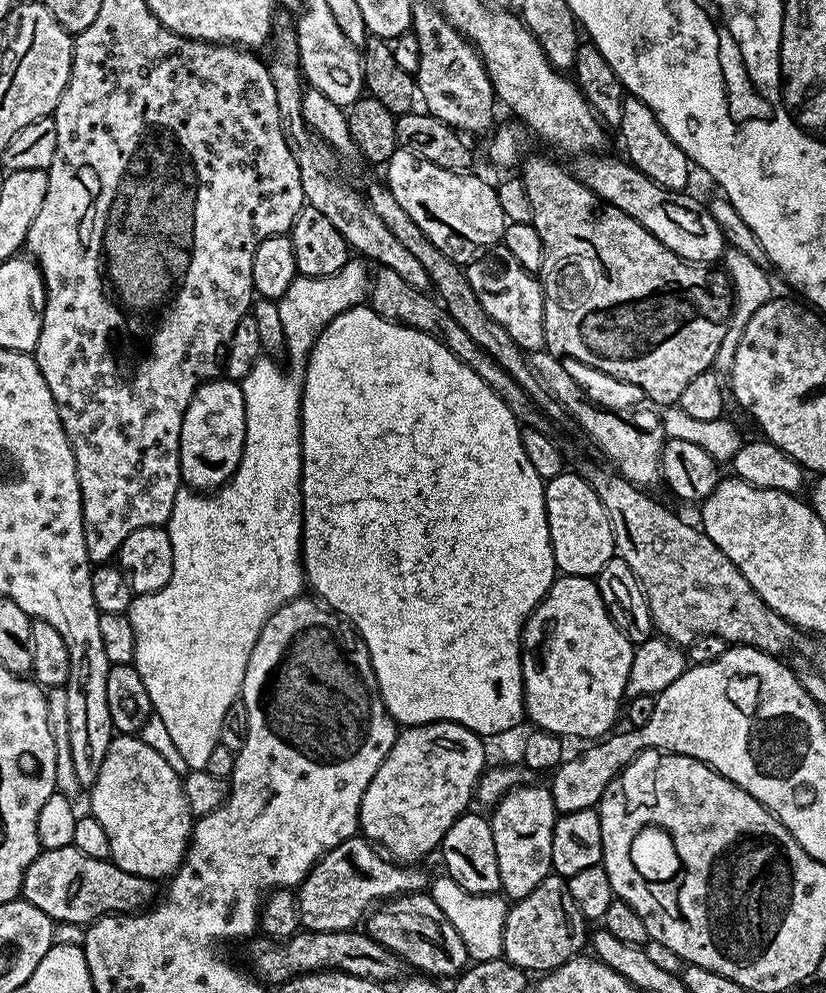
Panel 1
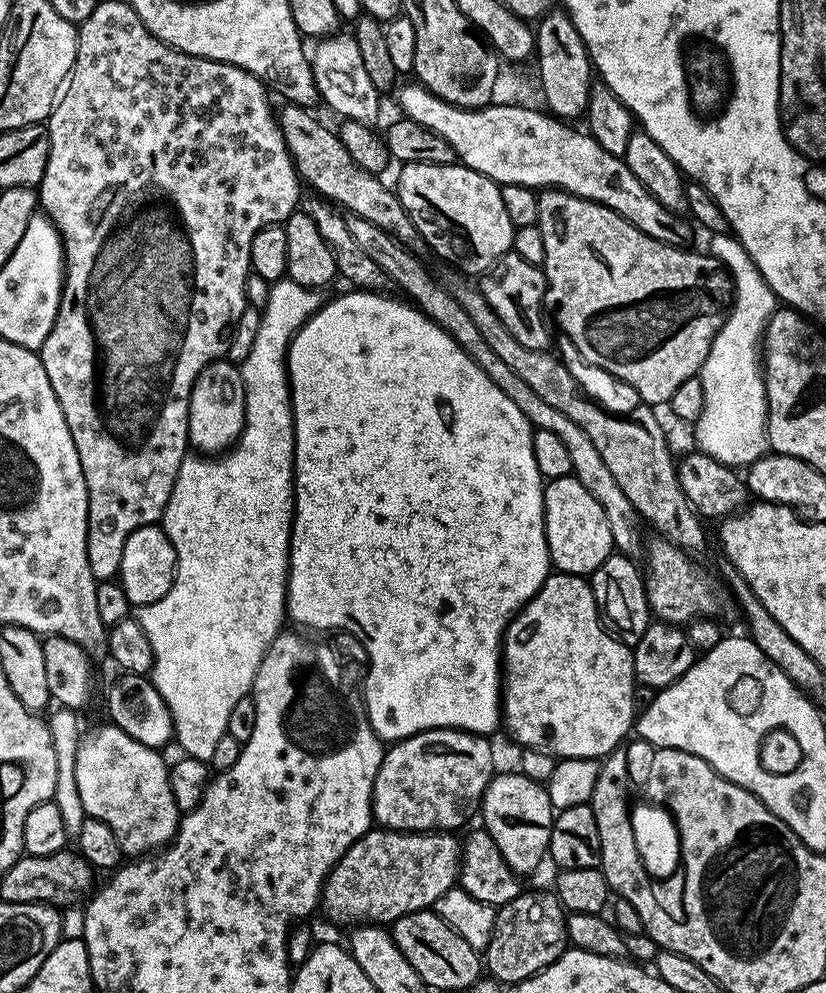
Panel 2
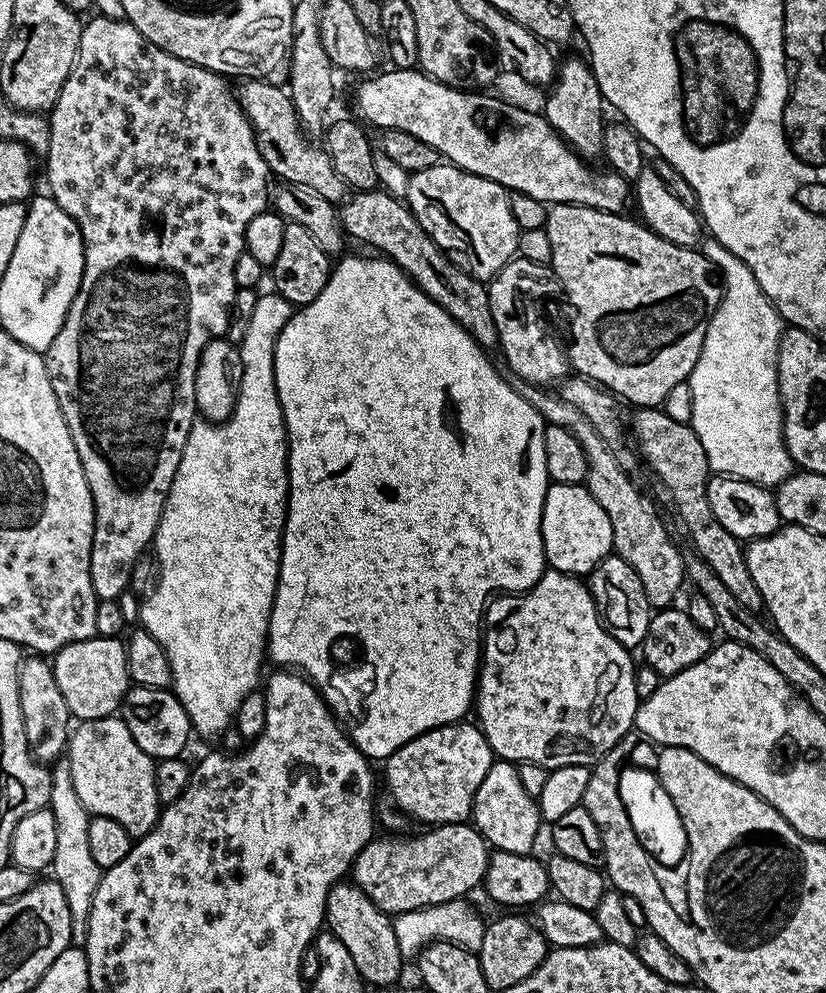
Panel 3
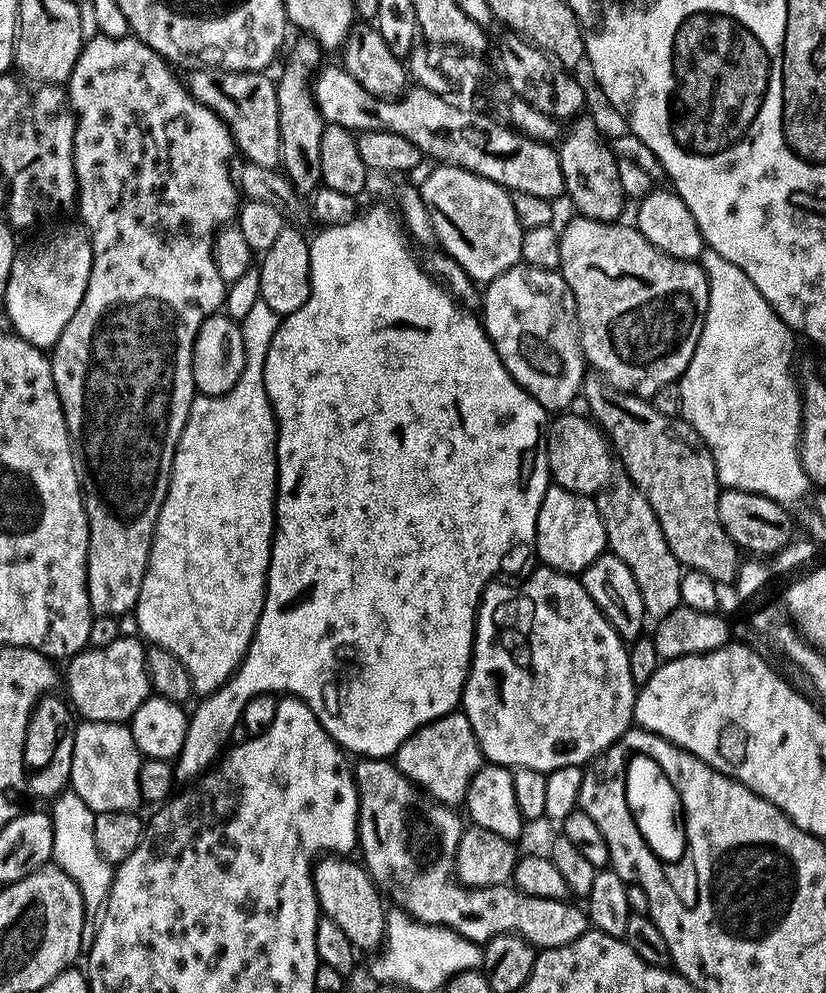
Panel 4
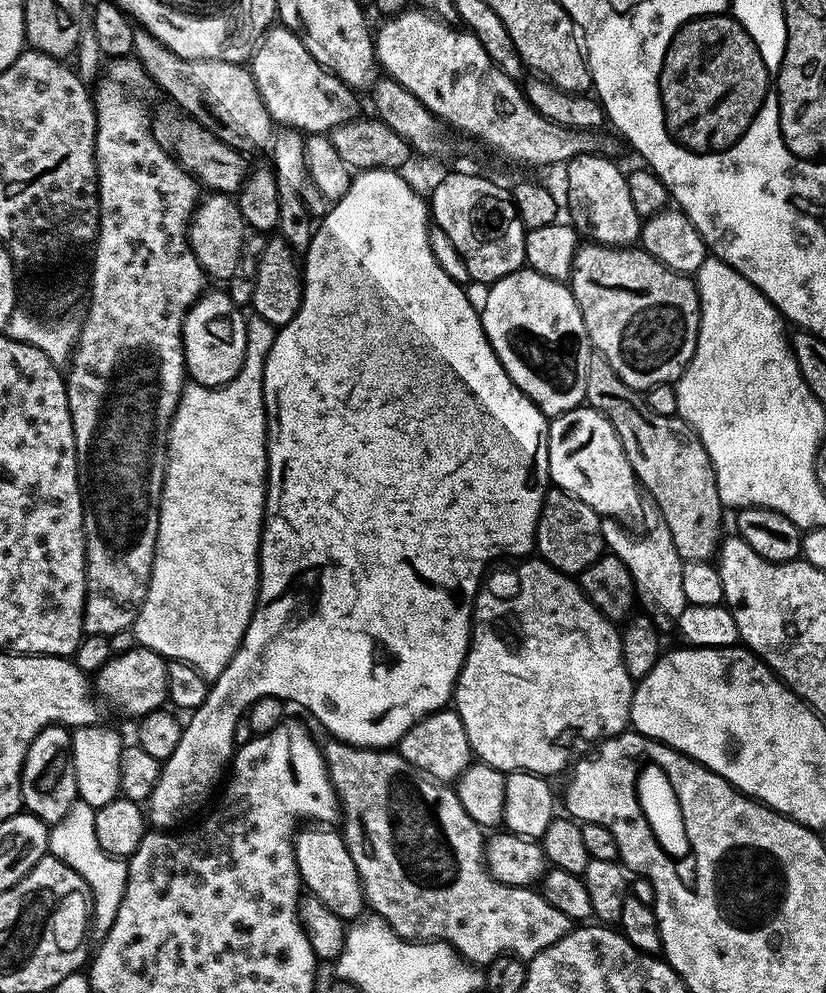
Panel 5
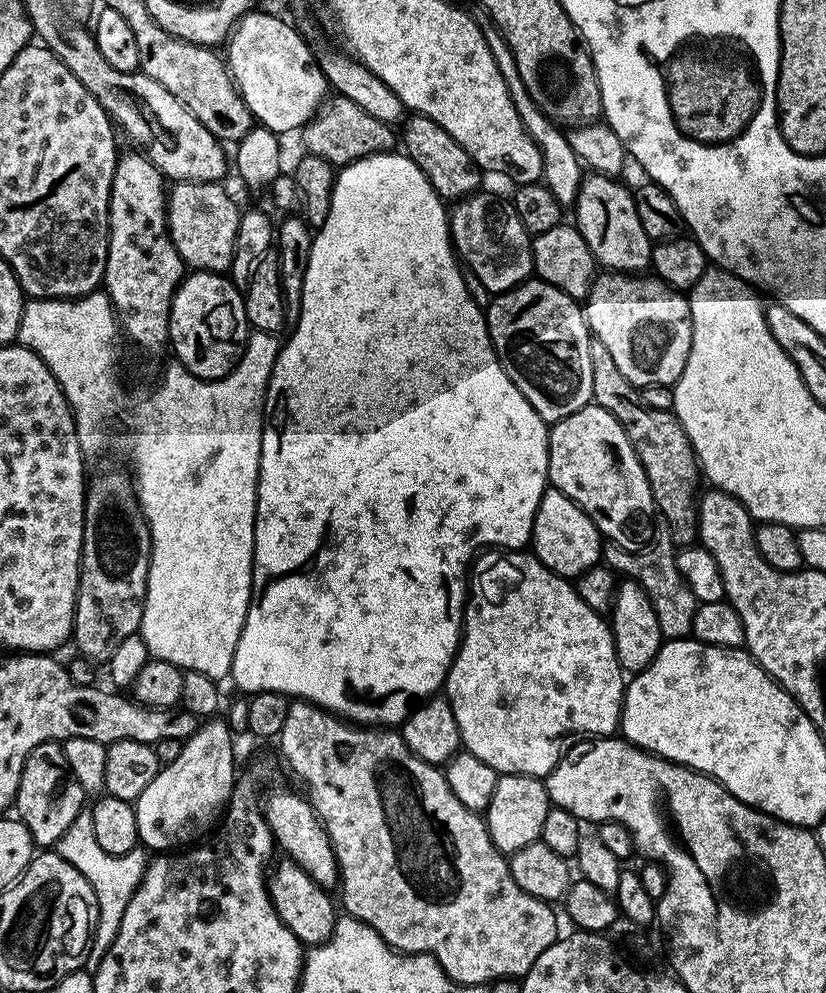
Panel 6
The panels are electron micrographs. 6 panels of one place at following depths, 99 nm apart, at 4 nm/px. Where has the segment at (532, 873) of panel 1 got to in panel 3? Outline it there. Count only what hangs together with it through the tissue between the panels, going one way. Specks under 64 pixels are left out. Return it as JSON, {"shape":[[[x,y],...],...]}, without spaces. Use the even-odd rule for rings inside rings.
{"shape":[[[497,759],[482,778],[482,786],[474,794],[471,823],[483,834],[493,849],[510,854],[529,855],[540,832],[540,806],[537,797],[526,794],[522,787],[520,769],[515,763]]]}

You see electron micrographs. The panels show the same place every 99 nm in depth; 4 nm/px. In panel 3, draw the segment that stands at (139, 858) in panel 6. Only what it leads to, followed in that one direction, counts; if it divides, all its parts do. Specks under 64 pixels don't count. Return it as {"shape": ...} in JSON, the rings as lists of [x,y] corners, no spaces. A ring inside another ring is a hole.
{"shape":[[[61,758],[51,765],[52,789],[48,799],[48,807],[54,814],[54,822],[58,822],[58,842],[54,849],[54,858],[50,868],[54,879],[62,886],[62,894],[66,894],[66,906],[70,906],[70,930],[72,944],[83,946],[88,937],[90,910],[94,902],[94,894],[98,890],[98,882],[102,869],[94,857],[90,855],[90,846],[86,835],[89,811],[82,806],[82,798],[78,798],[78,790],[74,790],[74,778],[70,778],[70,762]]]}

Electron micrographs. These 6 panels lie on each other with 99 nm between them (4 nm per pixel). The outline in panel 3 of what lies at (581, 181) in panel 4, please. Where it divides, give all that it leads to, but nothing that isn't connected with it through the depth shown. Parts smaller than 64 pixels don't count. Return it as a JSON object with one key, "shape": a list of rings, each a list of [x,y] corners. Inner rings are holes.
{"shape":[[[583,59],[581,60],[568,60],[565,64],[563,61],[557,67],[556,78],[550,85],[552,93],[544,100],[542,115],[548,120],[548,125],[576,153],[583,156],[585,161],[592,162],[595,161],[595,156],[600,158],[604,154],[602,138],[606,127],[606,119],[604,120],[606,101],[591,67]]]}

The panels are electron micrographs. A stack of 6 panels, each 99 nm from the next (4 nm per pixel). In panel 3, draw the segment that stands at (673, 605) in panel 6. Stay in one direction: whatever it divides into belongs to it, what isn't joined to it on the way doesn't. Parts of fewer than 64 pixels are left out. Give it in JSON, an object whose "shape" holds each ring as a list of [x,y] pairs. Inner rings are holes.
{"shape":[[[527,382],[521,383],[518,388],[520,395],[526,398],[526,402],[530,402],[534,410],[538,410],[545,424],[562,426],[562,430],[570,430],[570,434],[574,434],[574,438],[578,440],[578,446],[582,446],[586,454],[588,463],[586,487],[590,490],[594,502],[598,502],[598,506],[606,510],[606,518],[610,518],[610,530],[614,530],[612,547],[615,555],[630,562],[634,574],[638,574],[642,582],[642,590],[646,590],[646,598],[651,602],[653,609],[669,607],[675,601],[672,599],[679,594],[680,587],[686,584],[682,552],[676,549],[675,542],[668,537],[668,532],[659,518],[654,513],[648,512],[639,490],[628,477],[631,476],[629,471],[620,465],[615,452],[604,441],[602,434],[594,430],[590,418],[586,418],[582,410],[570,406],[555,391],[547,392],[548,390],[547,387]]]}

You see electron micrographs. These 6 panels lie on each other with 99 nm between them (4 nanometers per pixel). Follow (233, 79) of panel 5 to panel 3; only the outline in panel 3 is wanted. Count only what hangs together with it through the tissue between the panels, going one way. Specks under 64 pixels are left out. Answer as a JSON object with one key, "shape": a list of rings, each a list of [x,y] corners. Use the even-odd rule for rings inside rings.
{"shape":[[[248,78],[238,88],[240,108],[246,114],[250,126],[256,135],[258,150],[266,162],[269,173],[286,184],[297,184],[309,188],[333,202],[345,199],[346,185],[344,180],[334,170],[334,162],[327,148],[319,143],[311,144],[307,140],[305,129],[301,127],[298,114],[294,110],[292,97],[283,87],[280,88],[268,78]]]}

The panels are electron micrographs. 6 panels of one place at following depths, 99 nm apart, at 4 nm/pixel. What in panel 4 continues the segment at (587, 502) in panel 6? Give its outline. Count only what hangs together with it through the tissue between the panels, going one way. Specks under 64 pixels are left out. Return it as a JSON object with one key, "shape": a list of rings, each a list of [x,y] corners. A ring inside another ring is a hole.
{"shape":[[[560,414],[560,416],[551,421],[548,425],[548,434],[546,443],[548,445],[548,470],[551,479],[559,487],[577,492],[583,496],[595,497],[597,494],[605,491],[613,479],[612,464],[614,468],[614,453],[609,445],[608,437],[600,431],[599,427],[587,415],[568,416],[572,414]]]}

